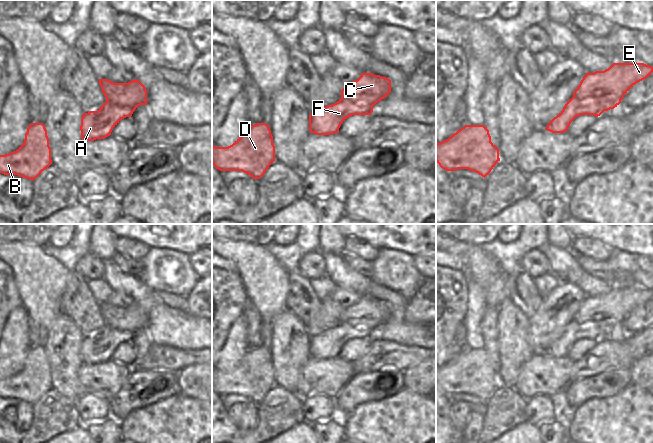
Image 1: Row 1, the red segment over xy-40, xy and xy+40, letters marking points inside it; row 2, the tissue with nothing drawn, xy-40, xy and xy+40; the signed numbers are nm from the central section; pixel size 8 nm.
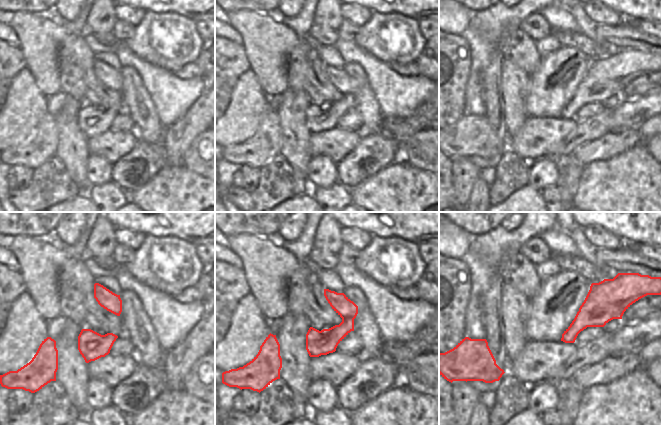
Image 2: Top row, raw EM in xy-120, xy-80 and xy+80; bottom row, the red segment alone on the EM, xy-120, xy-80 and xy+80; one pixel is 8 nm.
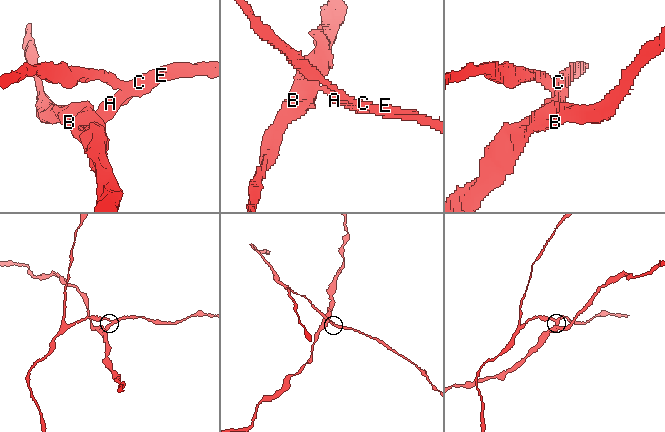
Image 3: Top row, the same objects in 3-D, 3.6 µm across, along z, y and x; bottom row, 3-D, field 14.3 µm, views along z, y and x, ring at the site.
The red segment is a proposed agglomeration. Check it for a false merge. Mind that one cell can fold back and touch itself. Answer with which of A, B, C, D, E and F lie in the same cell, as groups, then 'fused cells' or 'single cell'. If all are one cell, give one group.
groups A B D F / C E; fused cells

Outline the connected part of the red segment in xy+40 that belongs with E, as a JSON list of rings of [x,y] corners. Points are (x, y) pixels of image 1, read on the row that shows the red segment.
[[[613,63],[604,71],[586,73],[579,86],[573,92],[573,97],[588,103],[589,115],[600,116],[604,111],[614,109],[625,94],[638,82],[646,79],[653,72],[653,67],[644,63]]]

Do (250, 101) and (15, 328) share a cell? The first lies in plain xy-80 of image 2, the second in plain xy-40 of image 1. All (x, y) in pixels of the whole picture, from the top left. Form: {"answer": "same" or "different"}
{"answer": "same"}

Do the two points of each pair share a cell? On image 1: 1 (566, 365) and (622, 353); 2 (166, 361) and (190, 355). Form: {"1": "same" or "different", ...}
{"1": "different", "2": "same"}

